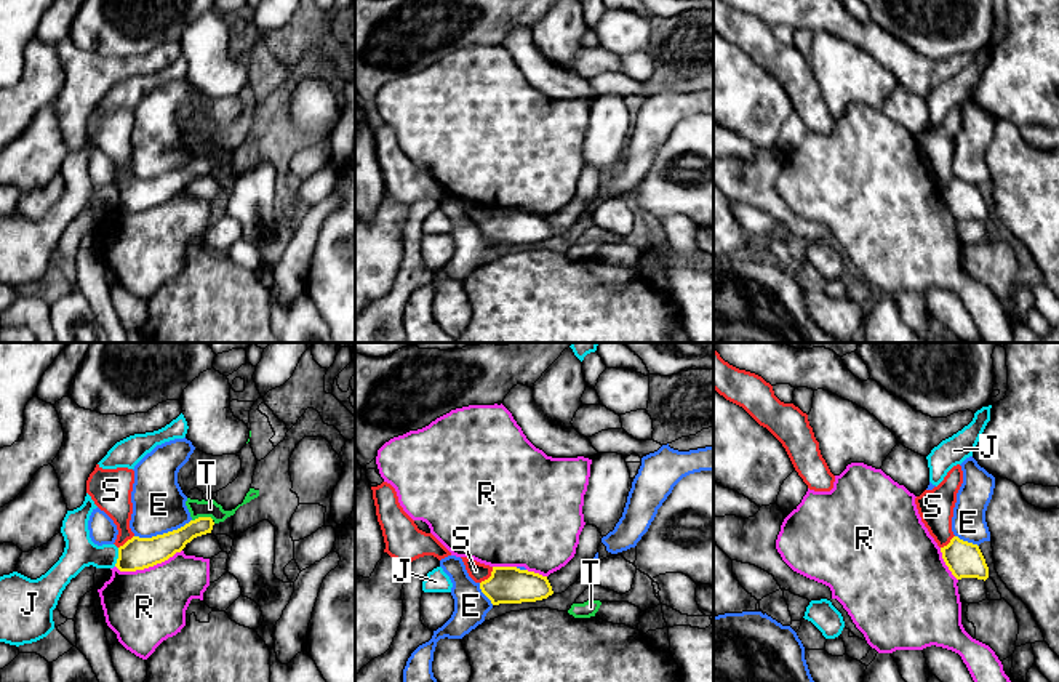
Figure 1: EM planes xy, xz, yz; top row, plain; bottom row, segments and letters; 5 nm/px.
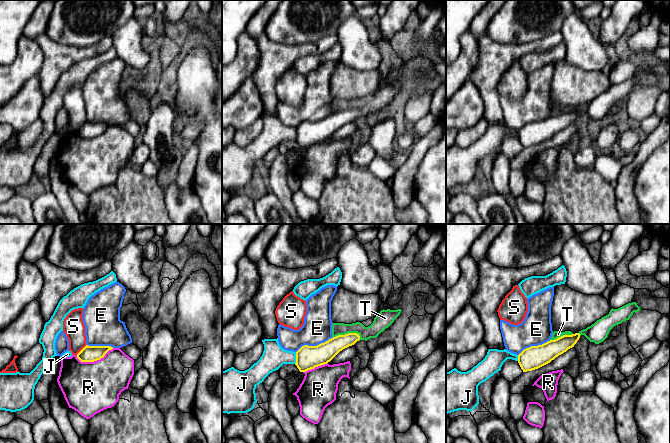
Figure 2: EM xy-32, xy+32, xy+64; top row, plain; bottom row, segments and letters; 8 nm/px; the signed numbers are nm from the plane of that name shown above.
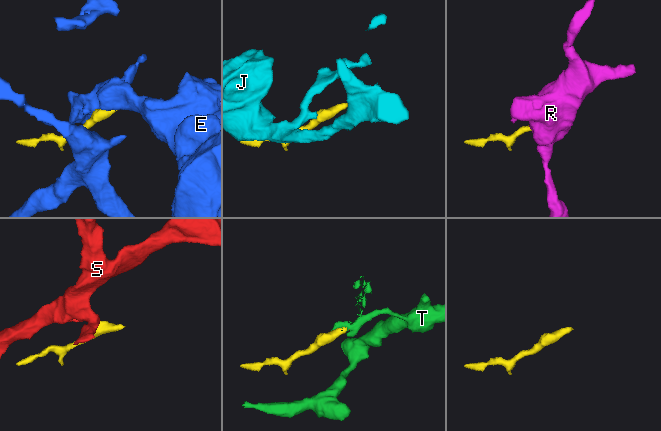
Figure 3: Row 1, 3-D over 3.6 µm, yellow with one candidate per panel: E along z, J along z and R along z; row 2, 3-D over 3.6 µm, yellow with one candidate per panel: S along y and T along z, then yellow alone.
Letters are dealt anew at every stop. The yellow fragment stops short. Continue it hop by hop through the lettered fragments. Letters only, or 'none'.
T

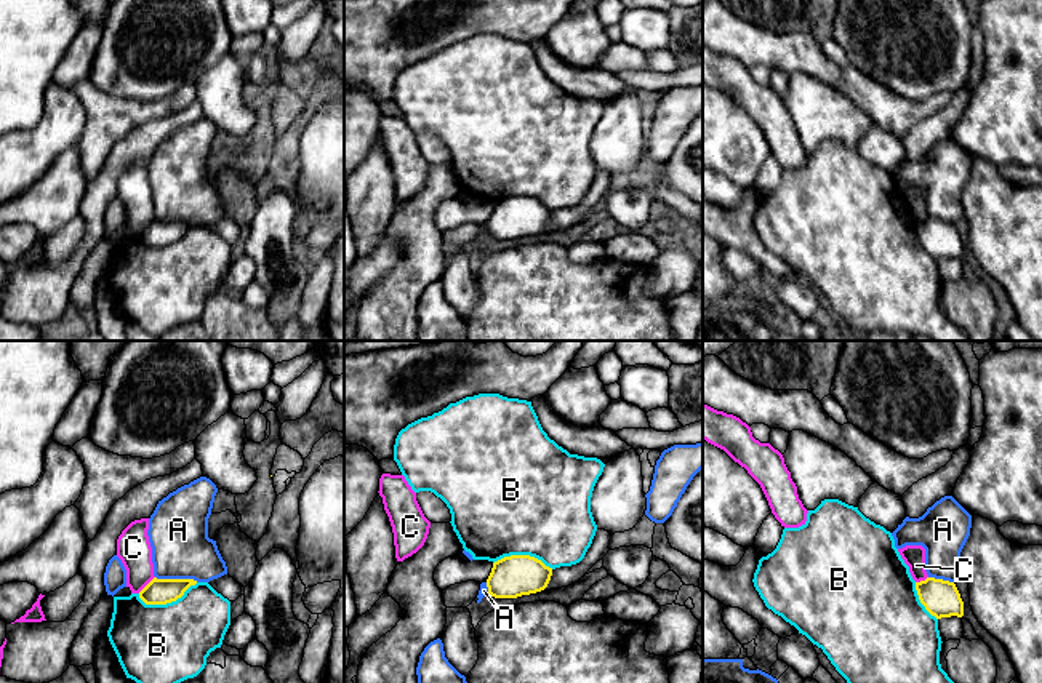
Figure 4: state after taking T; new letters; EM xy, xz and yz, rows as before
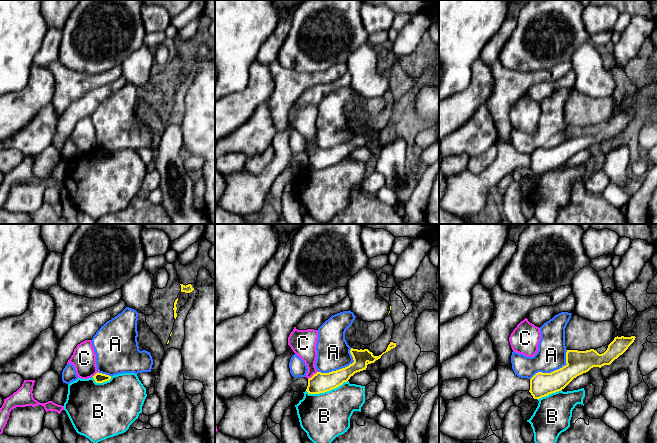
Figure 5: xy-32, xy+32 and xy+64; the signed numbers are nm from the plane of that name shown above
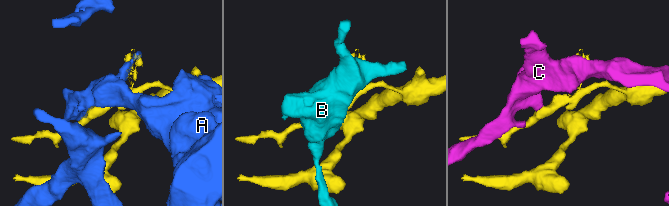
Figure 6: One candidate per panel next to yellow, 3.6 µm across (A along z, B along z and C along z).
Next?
none

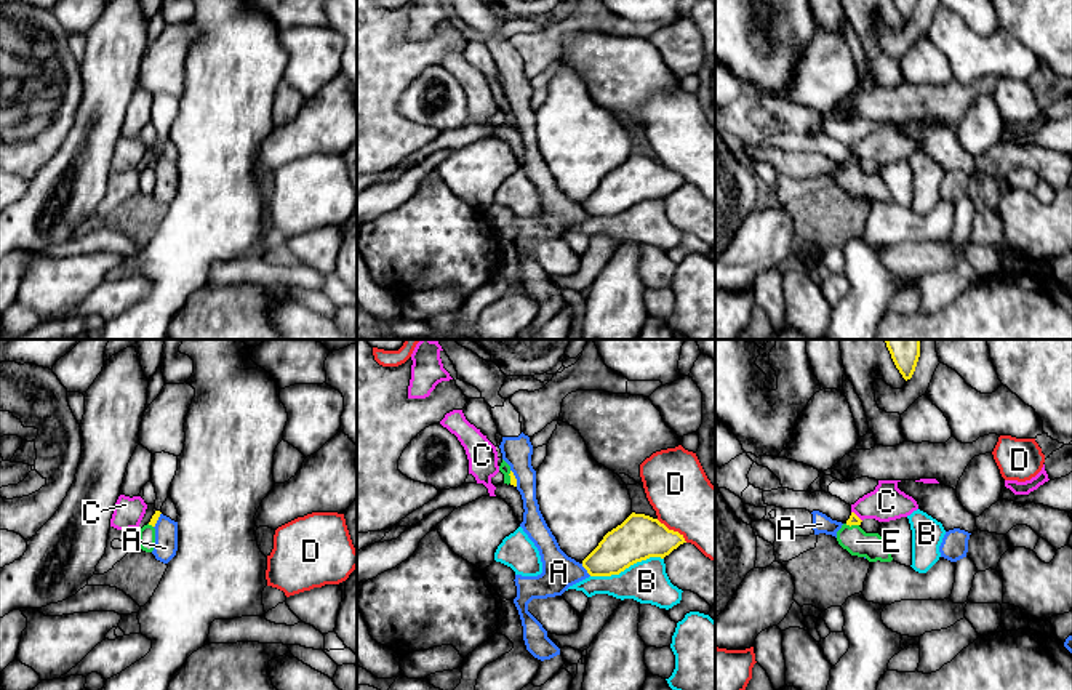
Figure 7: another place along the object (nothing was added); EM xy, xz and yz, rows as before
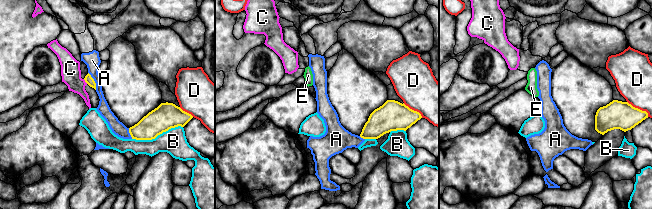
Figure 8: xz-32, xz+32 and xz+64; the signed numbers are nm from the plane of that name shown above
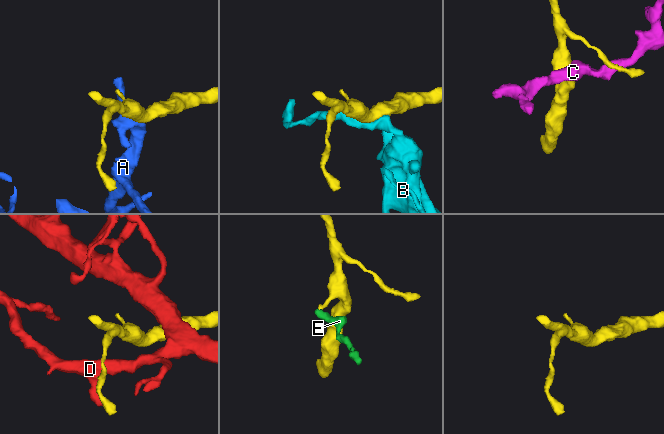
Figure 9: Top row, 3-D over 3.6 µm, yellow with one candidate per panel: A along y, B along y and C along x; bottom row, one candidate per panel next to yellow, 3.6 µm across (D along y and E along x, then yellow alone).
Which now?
E

